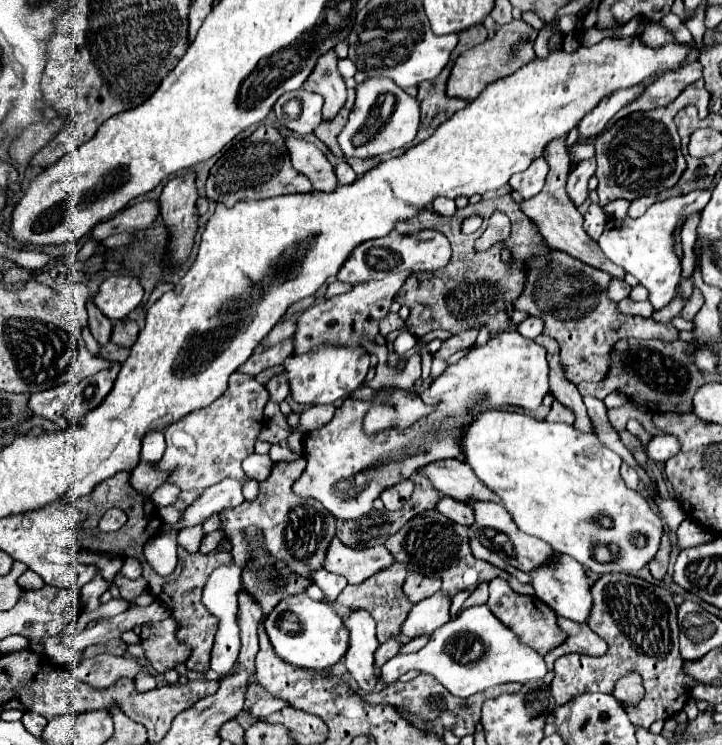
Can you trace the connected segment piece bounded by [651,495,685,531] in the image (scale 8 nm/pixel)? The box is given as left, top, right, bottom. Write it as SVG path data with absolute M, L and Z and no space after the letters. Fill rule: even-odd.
M651 495L651 501L659 507L659 513L661 513L663 521L667 523L667 529L677 531L679 523L685 519L685 513L677 505L677 501L675 499L661 499L661 497L653 497L653 495Z

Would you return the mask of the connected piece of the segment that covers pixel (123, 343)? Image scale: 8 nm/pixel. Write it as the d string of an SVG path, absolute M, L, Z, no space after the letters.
M123 319L123 321L115 321L111 341L117 343L119 347L131 347L137 341L137 335L139 335L137 323L131 319Z

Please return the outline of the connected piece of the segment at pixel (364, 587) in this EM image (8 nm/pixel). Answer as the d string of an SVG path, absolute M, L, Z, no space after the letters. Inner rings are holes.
M393 561L387 569L381 569L379 573L375 573L373 577L369 577L367 581L359 583L359 585L347 585L339 597L337 603L355 611L355 609L365 609L371 613L371 617L377 621L377 637L379 643L387 641L387 637L395 637L401 635L401 623L407 619L413 603L405 597L403 593L403 581L407 575L407 565L401 561Z

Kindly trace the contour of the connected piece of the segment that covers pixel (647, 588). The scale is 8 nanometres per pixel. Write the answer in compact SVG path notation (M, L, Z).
M605 573L593 585L593 613L587 621L589 629L603 637L609 651L603 657L581 657L577 653L555 661L555 679L551 683L557 705L573 701L581 693L613 693L615 683L627 673L639 673L645 695L631 707L629 719L635 727L649 729L657 719L671 719L689 701L687 691L697 685L683 671L685 659L679 653L677 605L665 587L651 585L625 573Z

